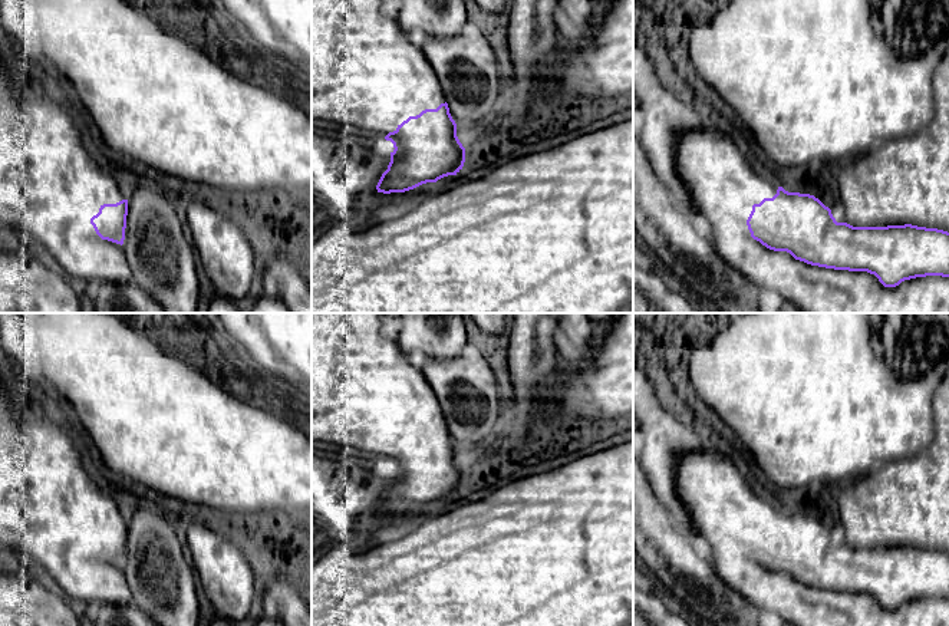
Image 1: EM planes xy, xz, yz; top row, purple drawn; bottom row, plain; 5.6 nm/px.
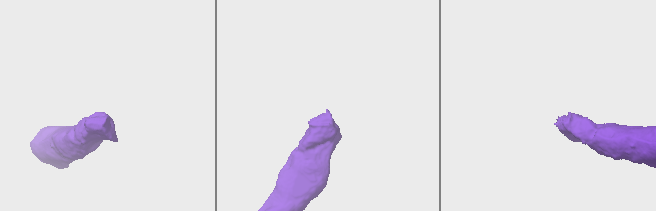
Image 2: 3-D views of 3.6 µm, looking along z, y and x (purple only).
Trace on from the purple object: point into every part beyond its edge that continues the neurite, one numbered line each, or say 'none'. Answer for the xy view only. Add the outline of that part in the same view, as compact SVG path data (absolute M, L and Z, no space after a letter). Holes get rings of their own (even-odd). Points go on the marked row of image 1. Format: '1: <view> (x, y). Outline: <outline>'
1: xy (50, 187). Outline: M0 53L0 234L36 246L76 284L129 283L122 246L102 240L90 224L103 204L128 200L128 191L85 149L63 101L53 79L20 60L11 69Z

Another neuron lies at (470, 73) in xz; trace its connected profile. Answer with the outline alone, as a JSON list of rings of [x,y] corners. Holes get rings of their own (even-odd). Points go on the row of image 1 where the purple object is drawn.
[[[468,29],[454,37],[421,36],[418,43],[438,76],[449,113],[458,126],[482,126],[498,113],[505,99],[502,63],[481,33]]]

